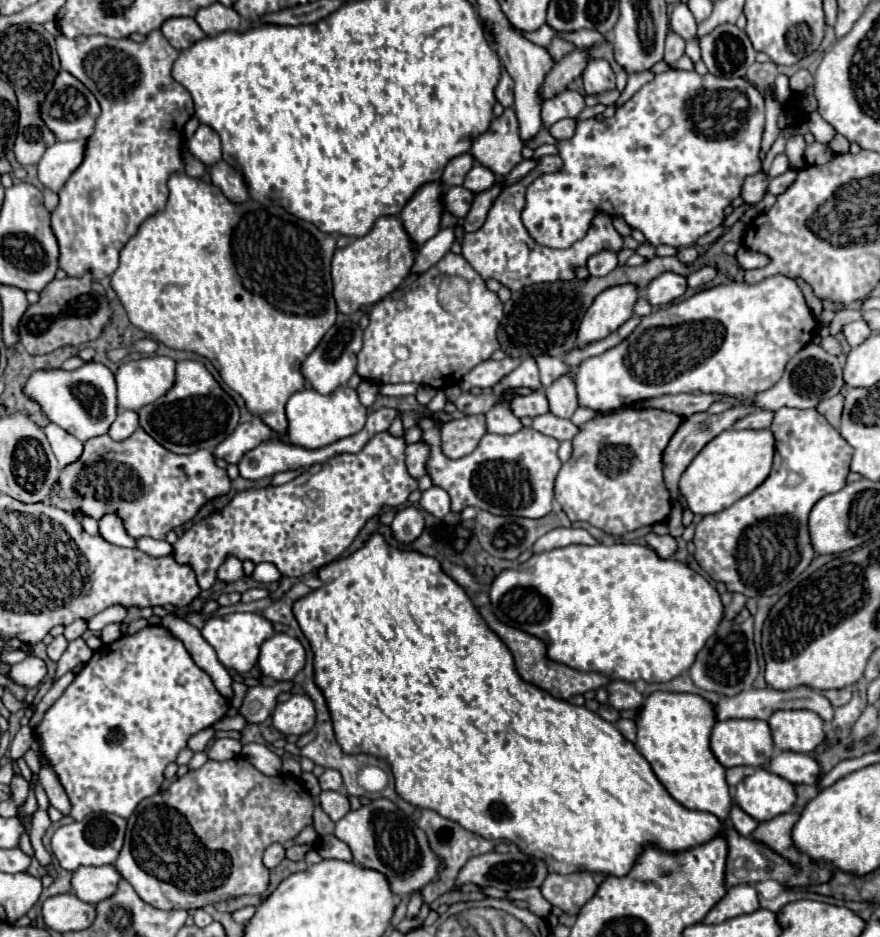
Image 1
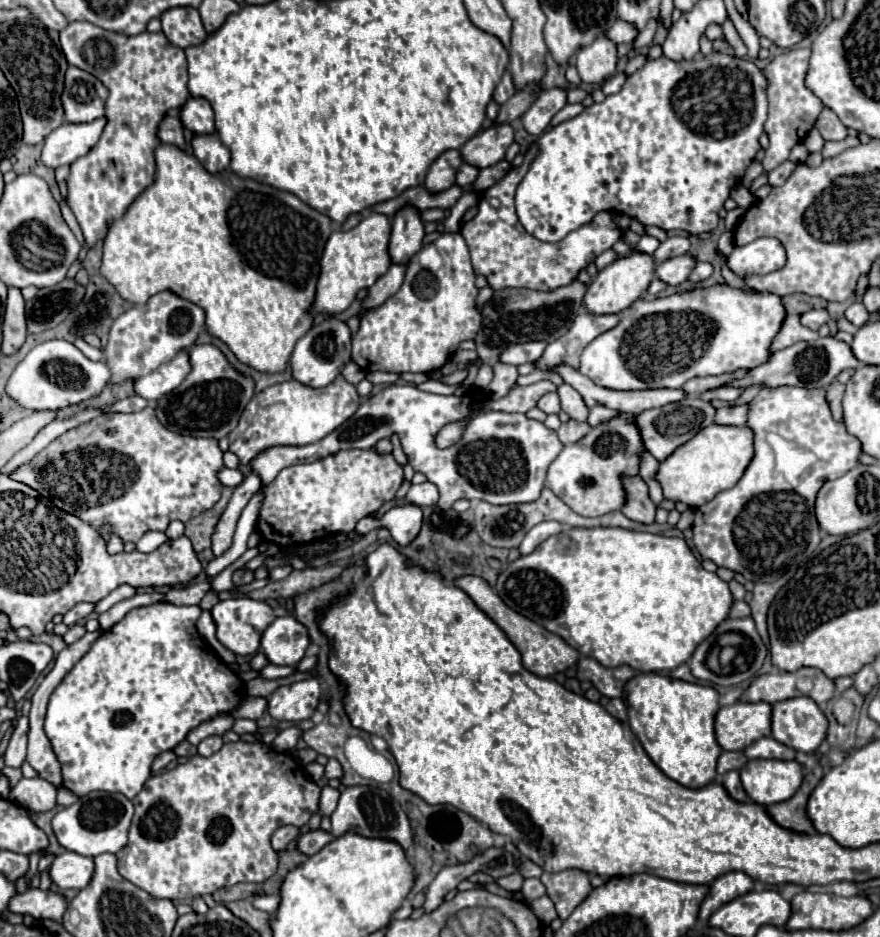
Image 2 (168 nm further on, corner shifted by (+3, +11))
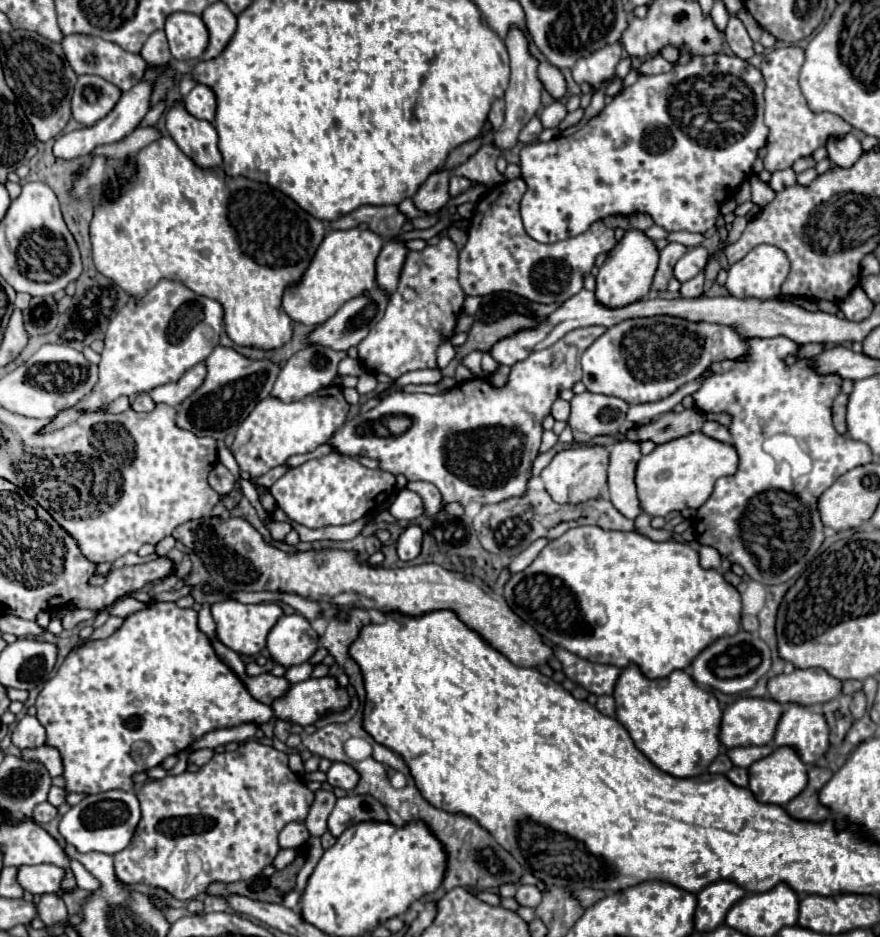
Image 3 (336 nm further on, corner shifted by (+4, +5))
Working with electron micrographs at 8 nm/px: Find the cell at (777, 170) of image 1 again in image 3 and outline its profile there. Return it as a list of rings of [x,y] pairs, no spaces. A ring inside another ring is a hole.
[[[785,46],[785,48],[773,48],[763,56],[761,62],[761,74],[765,76],[765,124],[769,128],[767,136],[767,156],[763,158],[765,168],[769,172],[791,168],[795,160],[803,156],[811,156],[817,148],[825,146],[831,138],[843,138],[849,132],[853,132],[853,126],[849,126],[843,118],[831,112],[815,114],[809,110],[803,94],[799,92],[799,70],[805,62],[805,54],[797,46]]]

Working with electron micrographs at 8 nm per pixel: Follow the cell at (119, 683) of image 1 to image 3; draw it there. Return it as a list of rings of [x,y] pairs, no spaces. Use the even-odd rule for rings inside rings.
[[[159,602],[155,606],[147,606],[147,608],[131,614],[129,618],[125,618],[123,626],[115,634],[111,634],[109,638],[81,642],[75,650],[69,652],[69,656],[61,664],[59,672],[39,692],[35,706],[37,706],[37,718],[47,730],[47,744],[57,748],[63,756],[63,764],[65,764],[63,776],[67,778],[67,790],[69,792],[85,792],[85,794],[99,794],[99,792],[107,792],[107,790],[115,790],[115,788],[131,790],[133,788],[131,776],[135,772],[145,772],[153,766],[159,766],[167,756],[179,754],[181,750],[189,748],[195,740],[199,740],[207,732],[217,730],[217,728],[231,728],[231,726],[239,726],[239,724],[249,724],[249,722],[261,726],[273,718],[273,708],[255,700],[245,690],[245,686],[237,678],[237,674],[233,674],[233,670],[229,670],[229,666],[225,666],[217,658],[217,654],[211,646],[211,640],[197,626],[197,612],[193,608],[183,610],[183,608],[175,606],[175,602]]]

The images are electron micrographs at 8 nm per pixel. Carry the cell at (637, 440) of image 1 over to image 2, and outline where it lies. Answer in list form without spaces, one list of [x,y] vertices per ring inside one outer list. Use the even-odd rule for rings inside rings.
[[[614,416],[592,428],[576,444],[564,446],[548,468],[546,486],[580,516],[604,516],[608,512],[622,510],[626,504],[626,488],[622,478],[638,476],[644,452],[646,448],[634,416]]]

